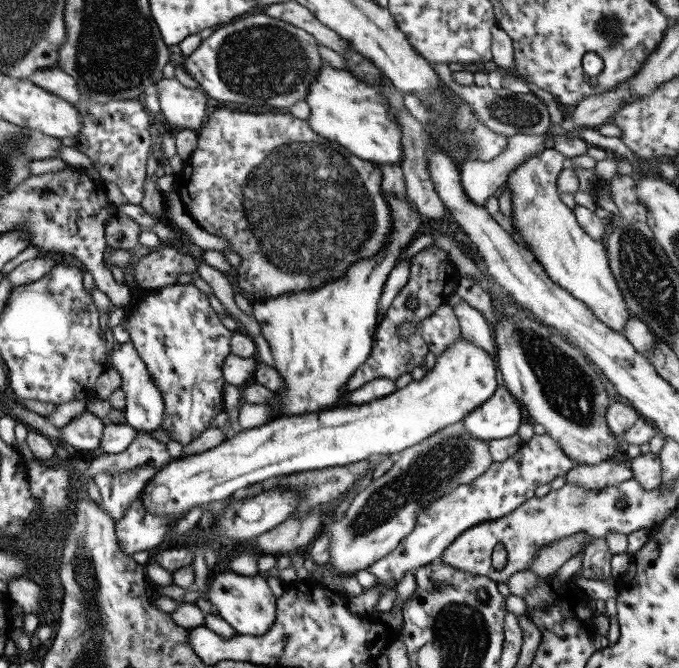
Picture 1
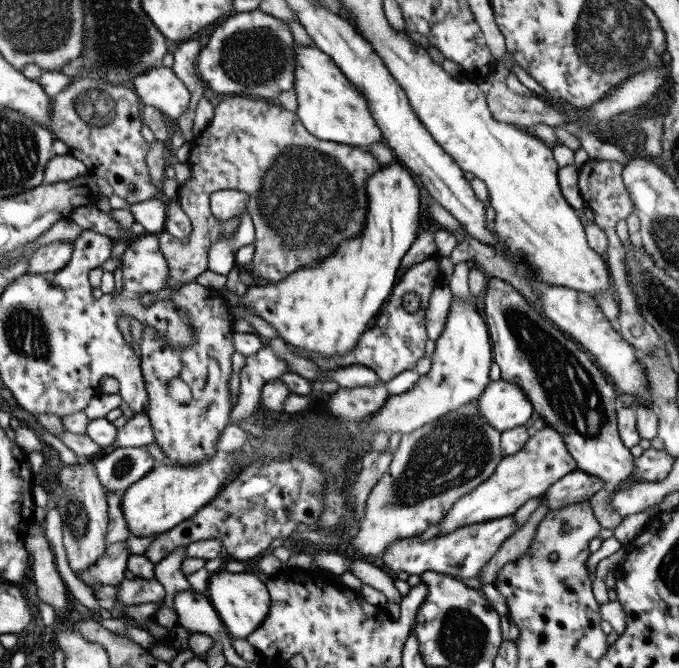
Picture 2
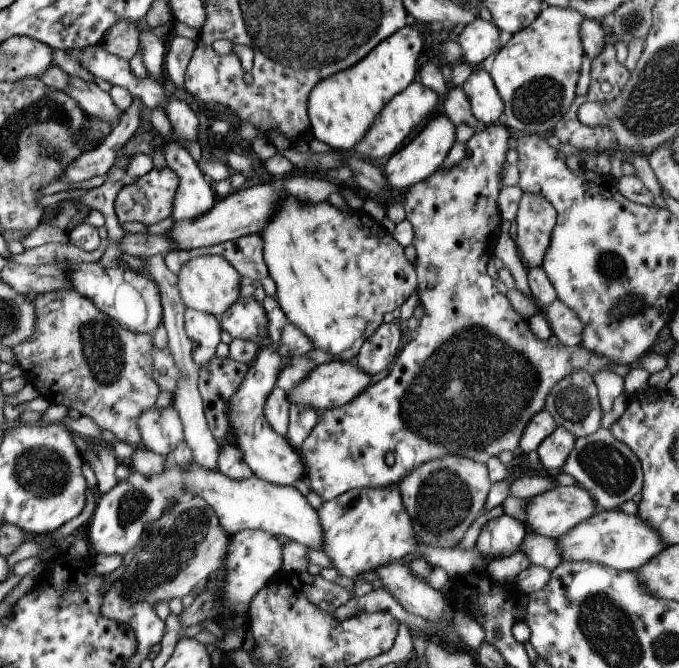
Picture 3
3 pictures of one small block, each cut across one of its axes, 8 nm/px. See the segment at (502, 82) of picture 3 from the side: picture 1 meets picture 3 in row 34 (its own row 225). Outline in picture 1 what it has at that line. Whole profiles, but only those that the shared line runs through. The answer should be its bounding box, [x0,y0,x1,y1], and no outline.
[502,146,632,334]

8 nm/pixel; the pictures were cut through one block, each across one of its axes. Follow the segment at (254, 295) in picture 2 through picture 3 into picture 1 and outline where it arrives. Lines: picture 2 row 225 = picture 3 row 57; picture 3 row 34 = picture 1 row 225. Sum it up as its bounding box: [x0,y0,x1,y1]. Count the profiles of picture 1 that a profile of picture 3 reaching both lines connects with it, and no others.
[250,190,420,419]

